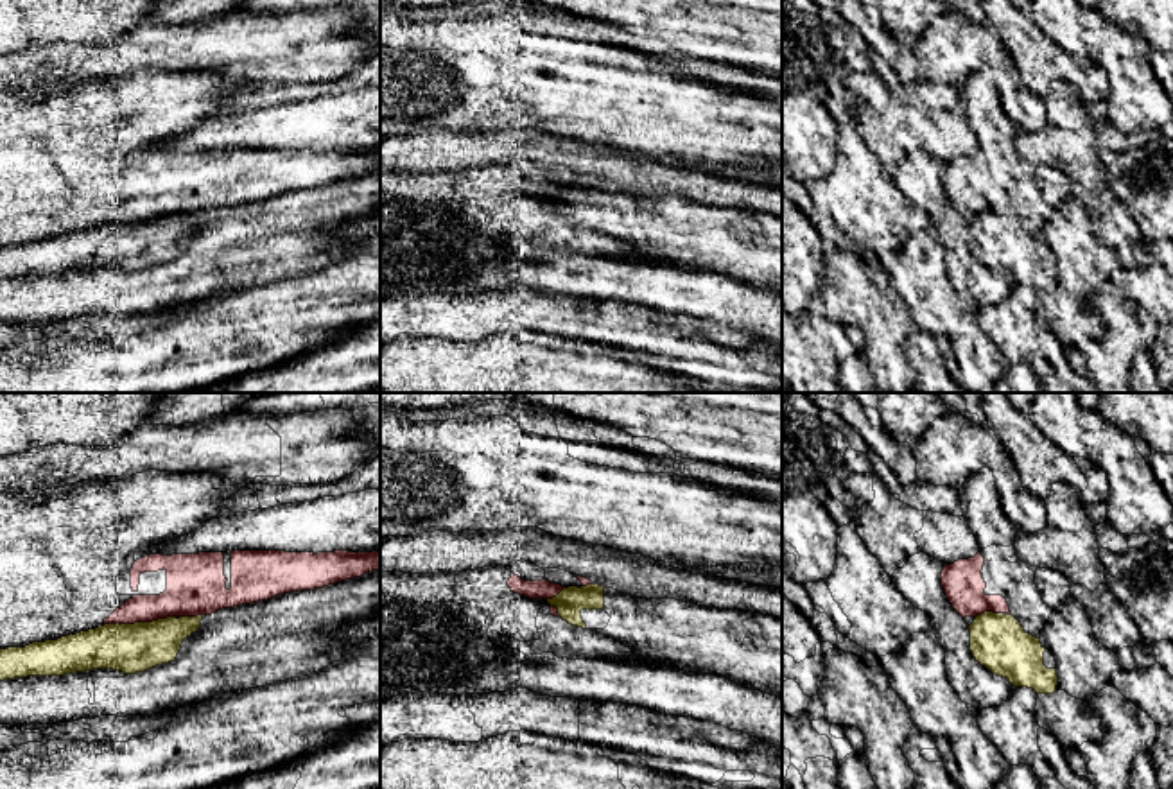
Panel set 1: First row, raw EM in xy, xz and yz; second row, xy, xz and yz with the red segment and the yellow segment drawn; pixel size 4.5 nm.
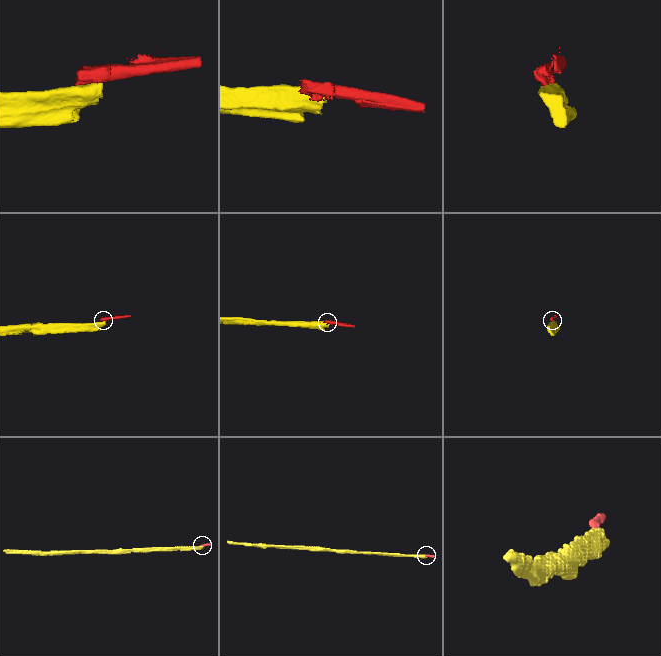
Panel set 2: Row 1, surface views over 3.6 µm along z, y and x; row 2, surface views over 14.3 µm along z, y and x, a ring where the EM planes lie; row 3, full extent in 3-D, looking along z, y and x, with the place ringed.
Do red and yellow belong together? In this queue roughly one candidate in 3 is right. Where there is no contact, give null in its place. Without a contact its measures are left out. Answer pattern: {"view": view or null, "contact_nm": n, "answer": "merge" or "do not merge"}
{"view": "xy", "contact_nm": 340, "answer": "do not merge"}

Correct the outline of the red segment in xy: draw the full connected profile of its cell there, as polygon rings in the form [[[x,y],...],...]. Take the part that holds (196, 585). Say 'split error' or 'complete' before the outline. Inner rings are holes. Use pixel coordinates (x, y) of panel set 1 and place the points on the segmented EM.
split error; [[[147,470],[118,482],[77,482],[65,488],[47,488],[34,499],[25,499],[20,493],[0,493],[0,649],[25,647],[32,642],[57,640],[66,635],[95,629],[102,624],[135,624],[152,622],[167,617],[197,617],[212,615],[222,608],[233,608],[240,604],[251,604],[267,601],[271,597],[323,588],[346,579],[361,577],[371,570],[380,568],[380,552],[285,552],[285,551],[226,551],[226,552],[199,552],[199,554],[172,554],[163,556],[160,545],[163,542],[174,542],[192,533],[206,520],[231,513],[224,500],[235,495],[240,488],[248,488],[246,482],[235,484],[230,479],[221,479],[215,473],[178,473]]]

